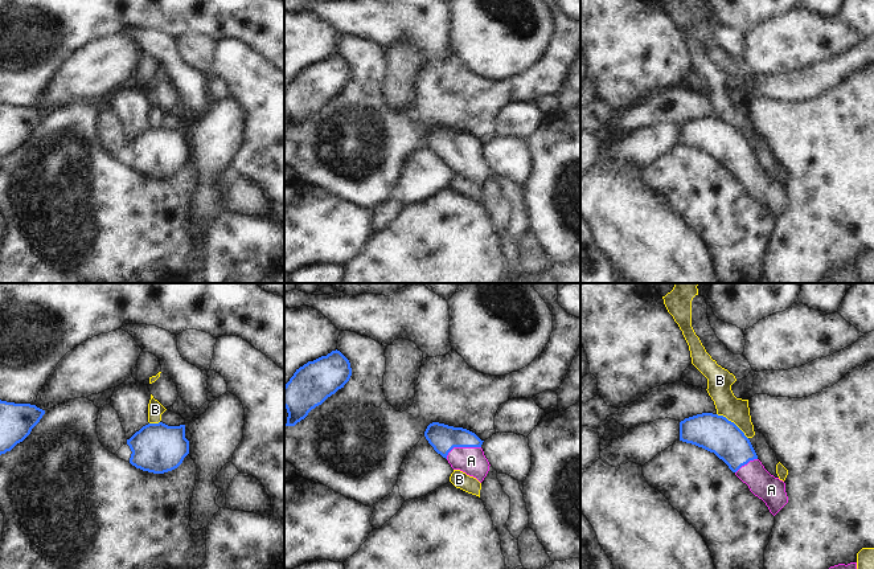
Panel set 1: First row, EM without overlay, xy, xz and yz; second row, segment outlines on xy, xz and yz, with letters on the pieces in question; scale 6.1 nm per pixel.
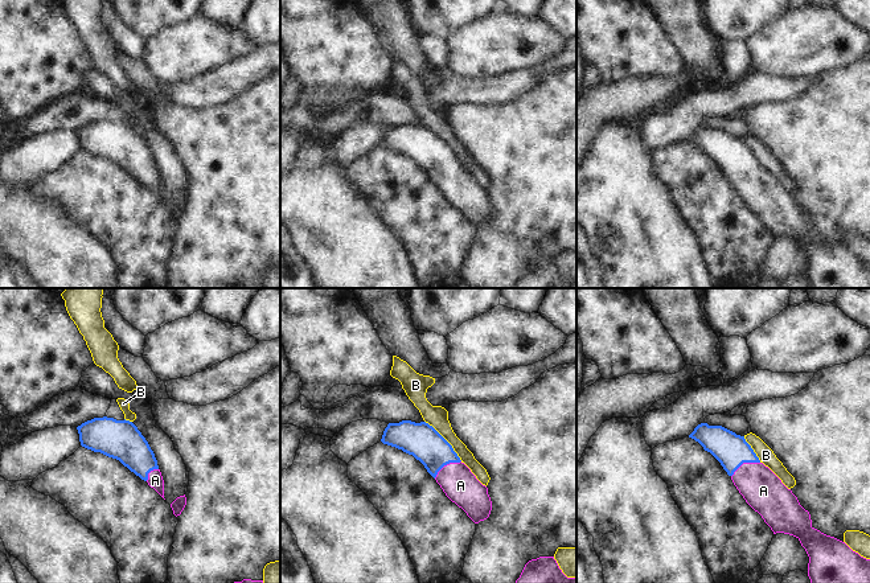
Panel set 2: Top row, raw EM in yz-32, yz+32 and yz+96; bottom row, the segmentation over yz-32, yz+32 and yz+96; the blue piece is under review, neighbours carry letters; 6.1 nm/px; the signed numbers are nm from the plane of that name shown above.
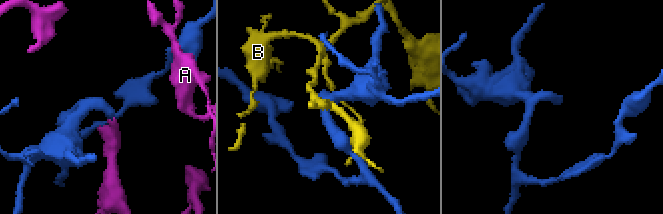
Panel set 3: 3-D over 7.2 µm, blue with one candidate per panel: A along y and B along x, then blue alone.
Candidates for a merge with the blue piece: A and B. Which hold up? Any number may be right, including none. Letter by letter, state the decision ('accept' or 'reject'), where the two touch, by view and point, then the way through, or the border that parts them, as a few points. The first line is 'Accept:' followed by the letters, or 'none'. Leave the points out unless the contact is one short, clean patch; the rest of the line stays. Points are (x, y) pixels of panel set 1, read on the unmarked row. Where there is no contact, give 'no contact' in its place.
Accept: A
A: accept | xz (462, 150) | across xz (443, 142), (462, 150), (471, 164)
B: reject | yz (733, 126) | along yz (717, 117), (730, 123), (747, 142)

